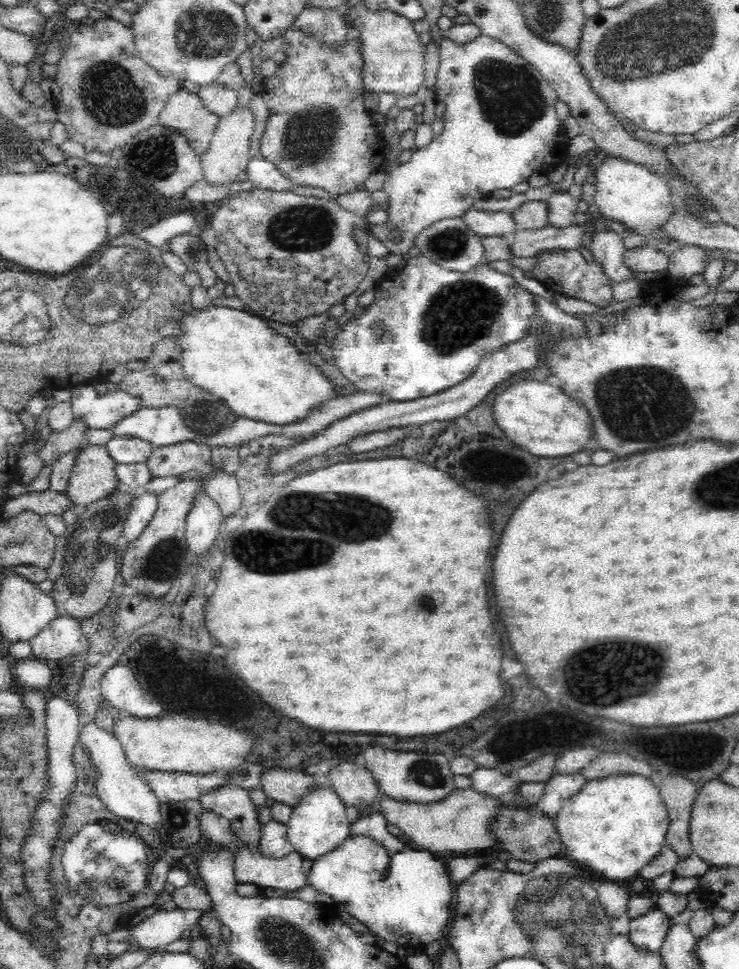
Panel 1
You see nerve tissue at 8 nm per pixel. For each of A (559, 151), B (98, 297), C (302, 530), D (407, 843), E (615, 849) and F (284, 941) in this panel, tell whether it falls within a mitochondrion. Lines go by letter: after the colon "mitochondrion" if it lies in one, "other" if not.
A: other
B: mitochondrion
C: mitochondrion
D: other
E: other
F: mitochondrion

